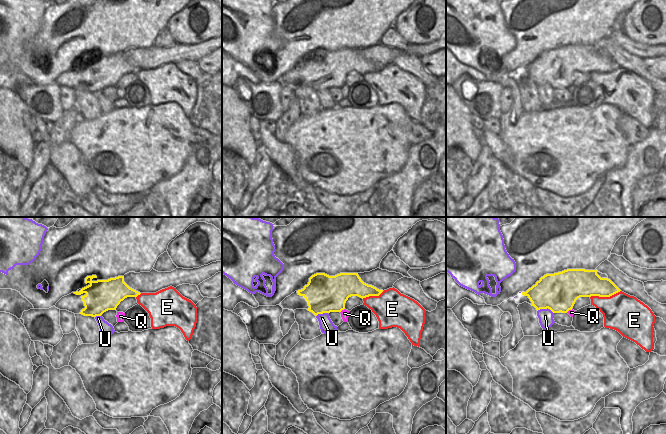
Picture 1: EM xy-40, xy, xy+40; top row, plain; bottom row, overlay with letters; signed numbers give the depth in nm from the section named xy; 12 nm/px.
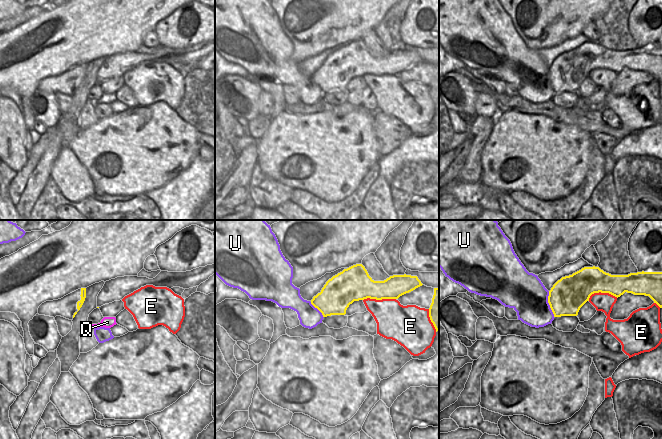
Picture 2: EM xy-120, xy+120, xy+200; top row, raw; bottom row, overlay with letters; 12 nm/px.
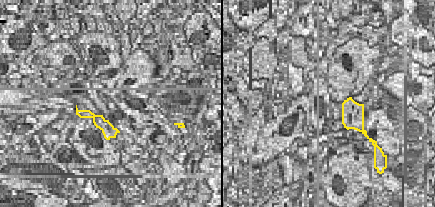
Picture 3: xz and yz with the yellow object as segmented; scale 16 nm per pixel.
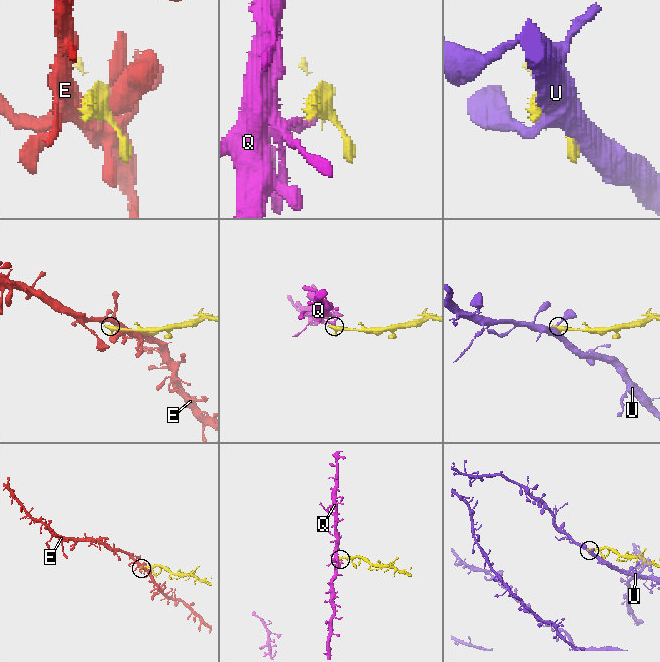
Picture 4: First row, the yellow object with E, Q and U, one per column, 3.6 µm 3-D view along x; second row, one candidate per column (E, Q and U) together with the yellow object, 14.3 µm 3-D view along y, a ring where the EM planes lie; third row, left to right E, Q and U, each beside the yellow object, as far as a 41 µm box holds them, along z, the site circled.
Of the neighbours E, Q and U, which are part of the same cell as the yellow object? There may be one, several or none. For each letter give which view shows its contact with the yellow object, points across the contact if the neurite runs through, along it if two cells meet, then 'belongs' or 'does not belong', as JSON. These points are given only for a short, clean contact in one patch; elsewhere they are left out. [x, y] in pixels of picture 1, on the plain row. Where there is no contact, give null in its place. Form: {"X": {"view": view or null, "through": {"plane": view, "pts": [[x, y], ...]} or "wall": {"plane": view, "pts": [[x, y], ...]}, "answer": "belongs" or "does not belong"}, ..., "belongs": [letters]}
{"E": {"view": "xy+40", "answer": "does not belong"}, "Q": {"view": "xy", "wall": {"plane": "xy", "pts": [[344, 84], [340, 88]]}, "answer": "does not belong"}, "U": {"view": "xy+40", "answer": "does not belong"}, "belongs": []}

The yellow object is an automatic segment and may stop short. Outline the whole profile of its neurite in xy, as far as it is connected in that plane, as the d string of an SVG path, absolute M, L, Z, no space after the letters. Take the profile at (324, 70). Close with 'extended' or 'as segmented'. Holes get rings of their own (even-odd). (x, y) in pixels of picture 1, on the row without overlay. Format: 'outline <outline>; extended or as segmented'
outline M316 49L309 54L303 65L286 73L281 82L283 85L307 85L315 92L323 89L341 88L351 72L366 74L379 72L383 66L364 59L358 49L340 49L329 52Z; extended

